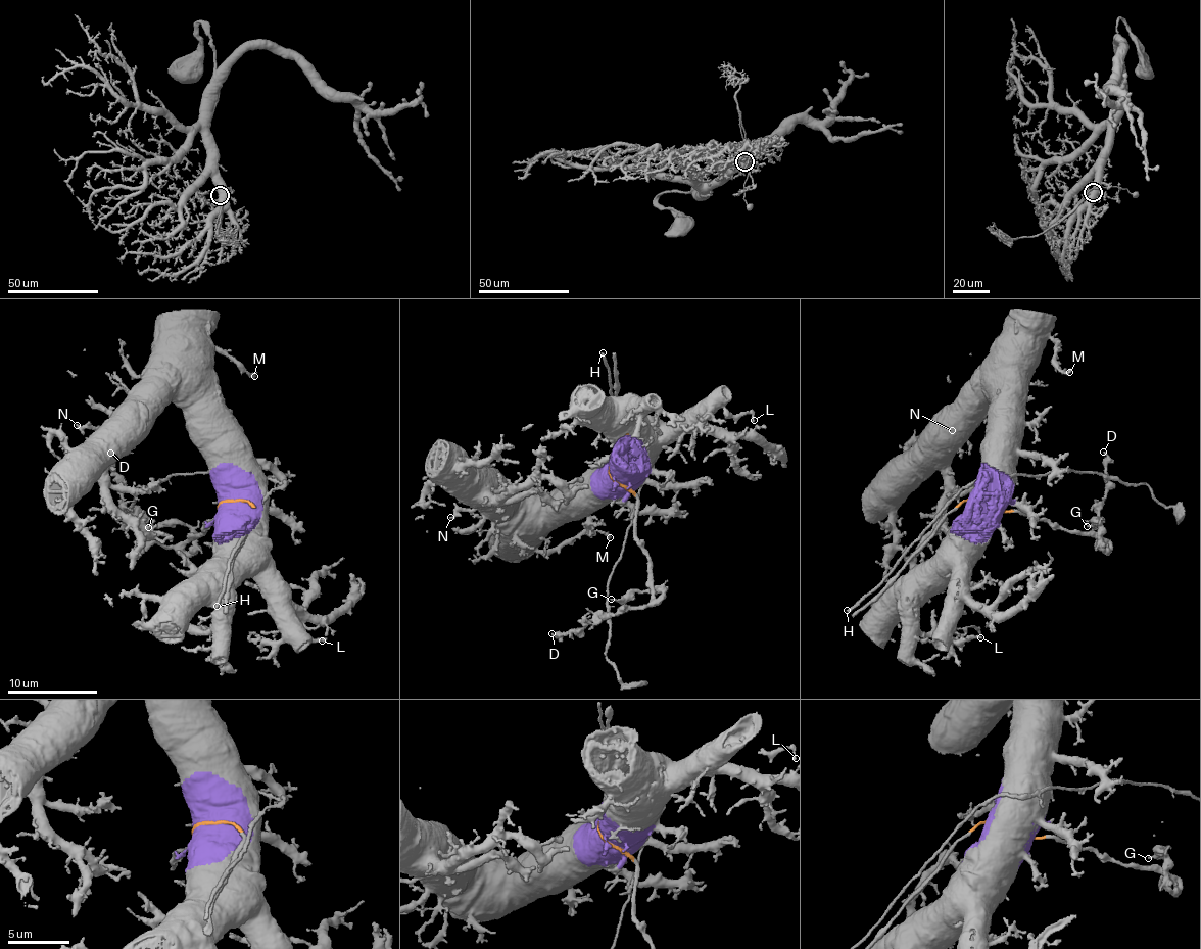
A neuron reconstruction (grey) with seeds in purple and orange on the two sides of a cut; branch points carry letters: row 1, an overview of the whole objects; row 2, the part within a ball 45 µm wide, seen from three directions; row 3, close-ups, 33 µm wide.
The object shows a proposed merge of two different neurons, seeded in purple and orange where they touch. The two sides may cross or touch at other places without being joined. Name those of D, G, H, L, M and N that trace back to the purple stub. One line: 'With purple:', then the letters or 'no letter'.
With purple: L, M, N

